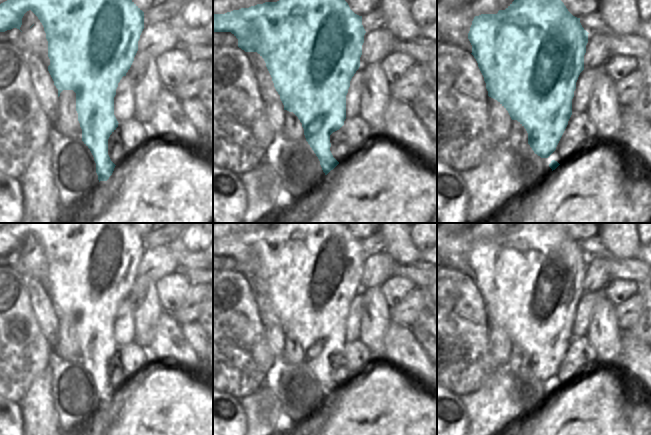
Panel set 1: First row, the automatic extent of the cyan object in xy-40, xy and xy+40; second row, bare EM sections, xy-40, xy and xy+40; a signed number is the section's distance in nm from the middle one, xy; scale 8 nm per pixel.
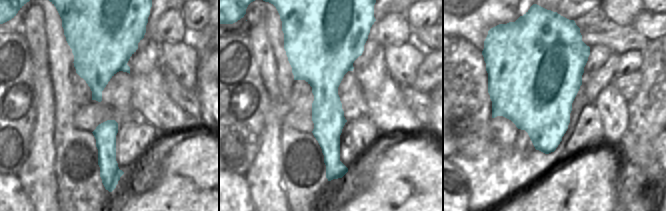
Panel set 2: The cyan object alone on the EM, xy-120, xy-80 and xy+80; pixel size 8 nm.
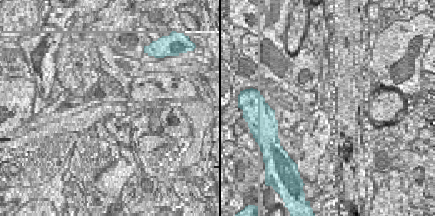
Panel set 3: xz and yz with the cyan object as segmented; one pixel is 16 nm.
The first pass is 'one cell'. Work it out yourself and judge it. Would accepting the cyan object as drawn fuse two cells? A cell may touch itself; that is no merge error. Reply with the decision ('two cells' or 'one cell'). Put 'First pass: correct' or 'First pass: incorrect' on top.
First pass: correct
one cell

